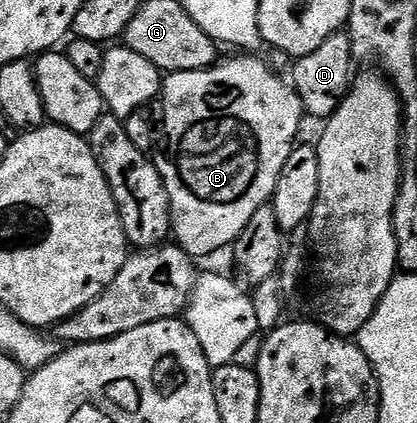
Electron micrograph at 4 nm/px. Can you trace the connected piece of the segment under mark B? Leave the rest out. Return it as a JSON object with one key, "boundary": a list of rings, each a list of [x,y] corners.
{"boundary":[[[234,54],[231,60],[219,59],[211,68],[192,70],[191,72],[172,72],[162,81],[160,99],[164,106],[164,130],[162,131],[164,139],[160,145],[160,151],[157,153],[156,163],[160,170],[160,178],[168,190],[173,239],[176,241],[177,247],[184,249],[192,258],[210,256],[213,252],[220,251],[221,248],[229,249],[234,240],[240,238],[244,226],[248,226],[248,222],[252,219],[252,214],[256,214],[256,210],[267,207],[273,201],[276,182],[280,182],[280,170],[284,170],[284,162],[288,162],[288,158],[296,146],[296,141],[299,139],[297,136],[298,131],[302,128],[304,113],[298,91],[294,88],[293,83],[286,81],[285,84],[264,61],[257,60],[258,58],[254,54]]]}

